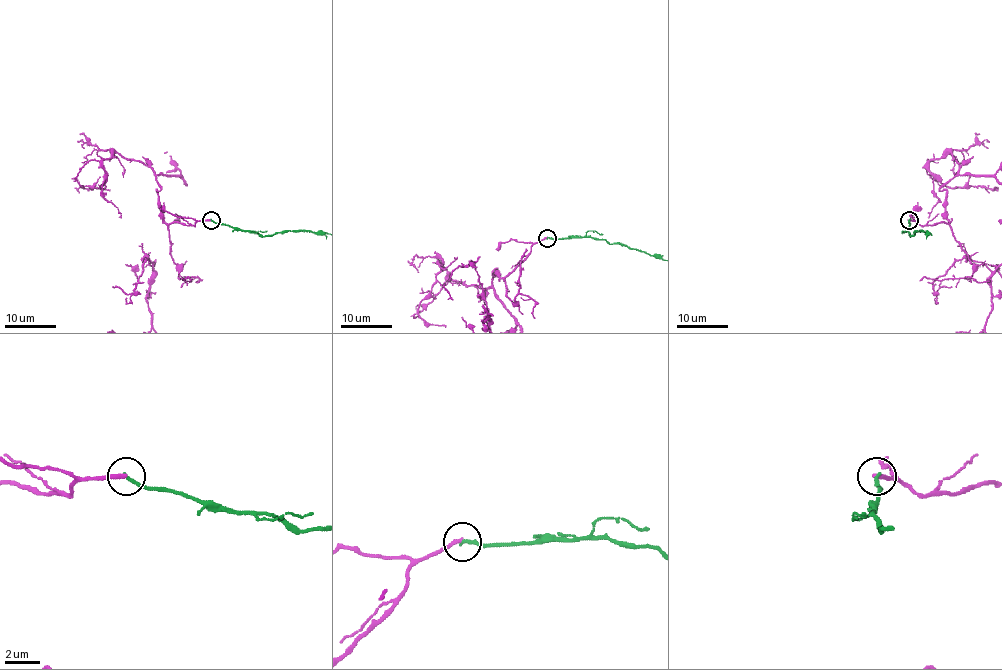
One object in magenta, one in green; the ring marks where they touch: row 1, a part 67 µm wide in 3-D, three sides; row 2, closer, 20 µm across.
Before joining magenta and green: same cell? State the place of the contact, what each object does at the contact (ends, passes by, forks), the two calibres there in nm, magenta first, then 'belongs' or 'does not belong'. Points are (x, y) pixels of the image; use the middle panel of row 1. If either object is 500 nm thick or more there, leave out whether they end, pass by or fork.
place (547, 238); magenta ends; green ends; calibres 240 and 200 nm; does not belong

